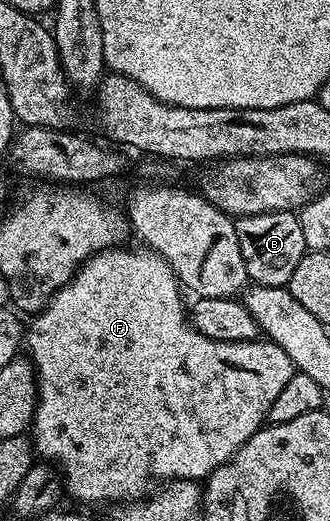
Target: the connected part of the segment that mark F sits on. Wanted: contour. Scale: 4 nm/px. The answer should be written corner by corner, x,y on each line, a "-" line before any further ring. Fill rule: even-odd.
142,245
130,246
109,247
107,251
87,259
74,276
47,301
45,307
31,318
34,320
28,323
24,331
24,351
34,365
34,374
38,380
38,403
34,406
32,424
33,450
37,454
39,451
43,455
39,456
53,464
64,476
65,494
82,503
118,505
123,501
137,501
151,490
150,482
153,479
204,481
264,426
272,409
272,401
280,397
284,385
288,385
296,373
288,353
284,353
280,345
265,338
259,337
252,341
212,341
212,337
204,337
204,333
200,333
190,322
187,304
182,304
183,288
164,257

